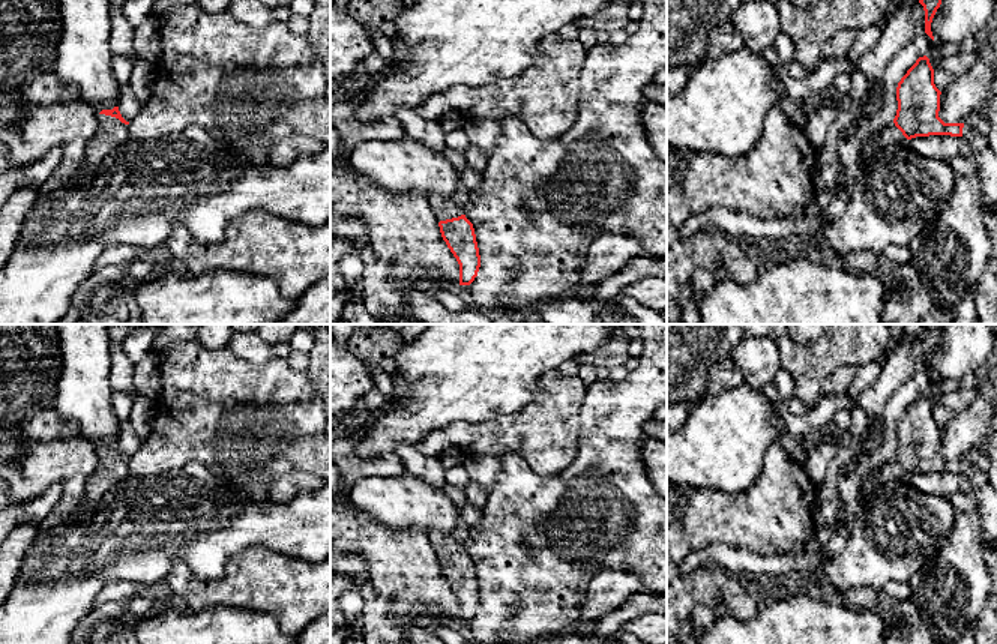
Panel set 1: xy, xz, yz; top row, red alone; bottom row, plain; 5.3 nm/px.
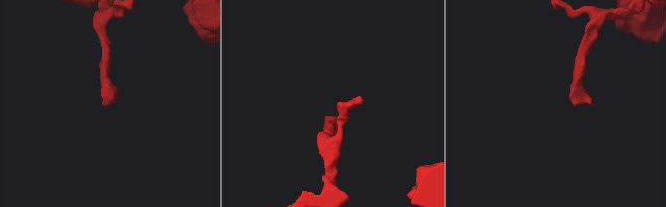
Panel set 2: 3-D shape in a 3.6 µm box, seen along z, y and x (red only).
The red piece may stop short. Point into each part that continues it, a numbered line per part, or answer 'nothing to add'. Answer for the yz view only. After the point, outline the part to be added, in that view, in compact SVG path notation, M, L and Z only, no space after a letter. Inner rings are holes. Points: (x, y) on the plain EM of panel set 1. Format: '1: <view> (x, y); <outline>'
1: yz (889, 470); M889 458L881 467L875 470L872 476L862 482L860 500L877 486L890 480L904 480L904 471L893 458Z

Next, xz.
1: xz (443, 545); M431 531L428 536L429 536L429 543L438 558L464 551L452 534L444 534L441 531Z

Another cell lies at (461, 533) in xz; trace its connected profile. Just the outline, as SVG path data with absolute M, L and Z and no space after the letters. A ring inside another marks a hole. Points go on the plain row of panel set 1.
M458 519L455 530L452 531L452 536L462 546L464 551L471 543L470 528L461 519Z

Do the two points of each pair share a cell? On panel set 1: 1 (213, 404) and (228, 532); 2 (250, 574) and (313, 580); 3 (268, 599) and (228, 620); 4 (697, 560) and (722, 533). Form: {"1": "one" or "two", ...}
{"1": "two", "2": "one", "3": "two", "4": "two"}

